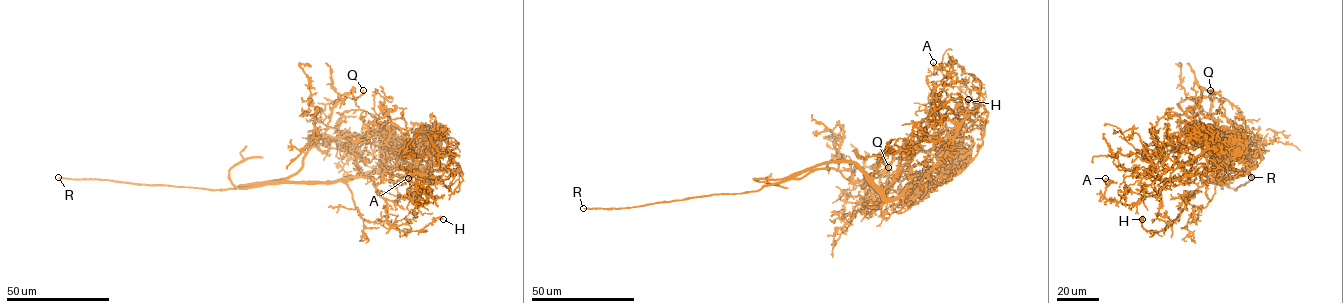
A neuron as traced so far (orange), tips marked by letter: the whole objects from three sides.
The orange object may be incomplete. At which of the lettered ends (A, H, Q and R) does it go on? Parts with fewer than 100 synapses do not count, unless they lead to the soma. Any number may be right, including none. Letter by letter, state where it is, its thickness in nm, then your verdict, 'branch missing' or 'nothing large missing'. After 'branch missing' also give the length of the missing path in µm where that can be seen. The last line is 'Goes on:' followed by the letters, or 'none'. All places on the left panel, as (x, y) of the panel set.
A: at (408, 178); 170 nm thick; nothing large missing
H: at (443, 219); 160 nm thick; nothing large missing
Q: at (363, 90); 150 nm thick; nothing large missing
R: at (58, 177); 240 nm thick; branch missing; about 200 µm are missing
Goes on: R

